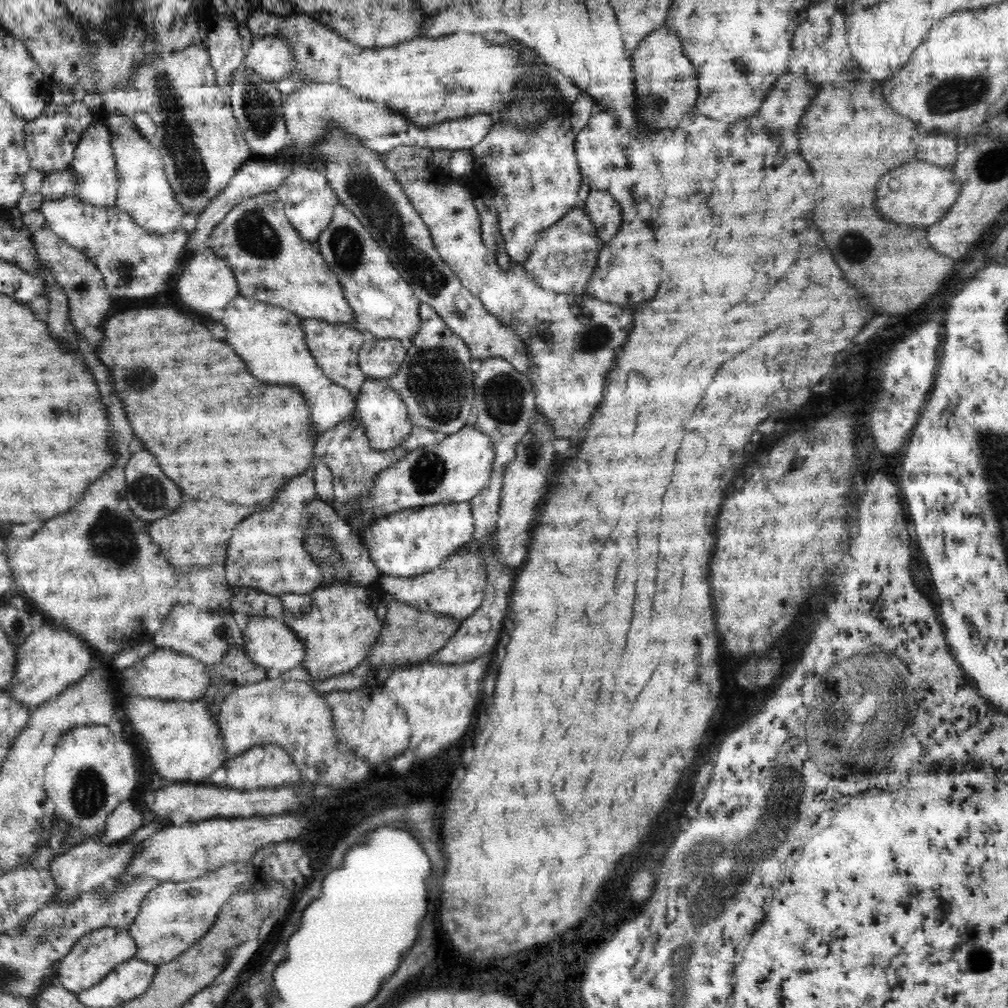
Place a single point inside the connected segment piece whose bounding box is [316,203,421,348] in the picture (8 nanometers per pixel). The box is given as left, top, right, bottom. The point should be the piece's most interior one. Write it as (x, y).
(381, 300)

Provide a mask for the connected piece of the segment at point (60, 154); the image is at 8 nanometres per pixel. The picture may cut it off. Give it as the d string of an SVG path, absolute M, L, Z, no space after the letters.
M47 100L44 112L34 120L29 120L25 124L25 147L30 157L30 166L44 174L54 171L66 170L71 167L73 152L84 129L88 123L92 122L92 111L82 101L66 105L56 105L52 100Z

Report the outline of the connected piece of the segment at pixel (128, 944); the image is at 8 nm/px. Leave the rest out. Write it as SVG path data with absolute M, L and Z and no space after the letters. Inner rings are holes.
M110 926L93 930L85 934L70 952L56 965L55 982L64 985L70 992L78 995L83 990L96 986L106 978L119 964L134 958L136 943L126 928L112 928Z

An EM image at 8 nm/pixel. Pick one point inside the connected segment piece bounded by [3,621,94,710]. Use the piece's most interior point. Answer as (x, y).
(51, 658)

